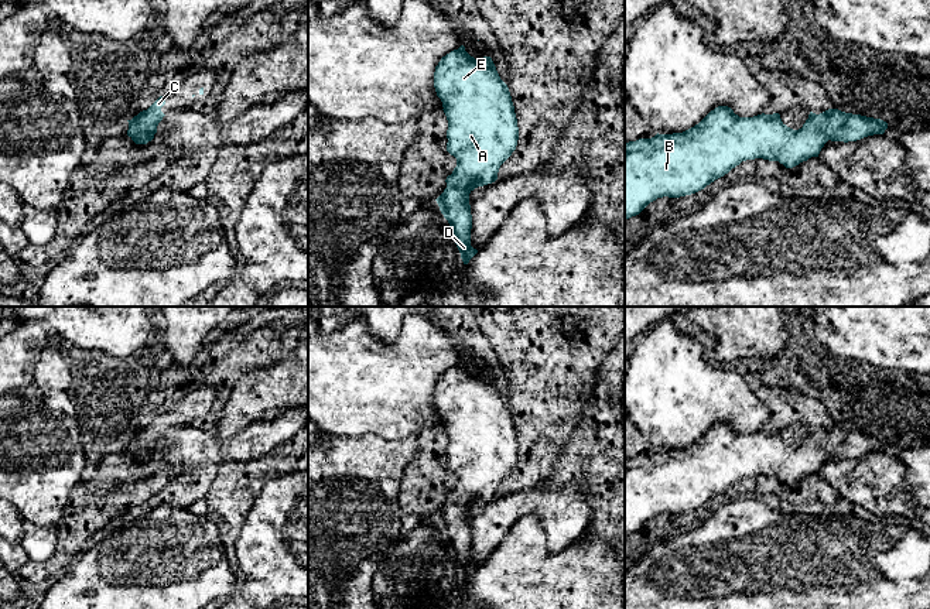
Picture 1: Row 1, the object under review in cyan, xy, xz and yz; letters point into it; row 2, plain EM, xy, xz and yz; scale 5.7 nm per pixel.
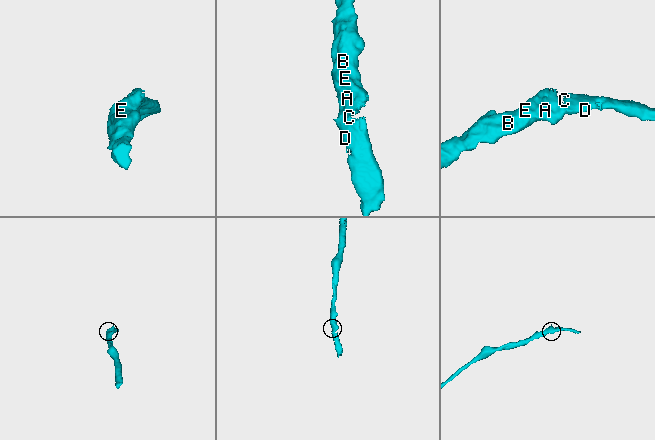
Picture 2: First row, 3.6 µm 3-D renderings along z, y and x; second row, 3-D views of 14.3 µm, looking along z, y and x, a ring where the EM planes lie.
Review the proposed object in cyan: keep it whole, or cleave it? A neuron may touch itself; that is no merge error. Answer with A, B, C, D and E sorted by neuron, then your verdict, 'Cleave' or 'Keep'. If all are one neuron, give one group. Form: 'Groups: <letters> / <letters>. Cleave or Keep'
Groups: A B C D E. Keep

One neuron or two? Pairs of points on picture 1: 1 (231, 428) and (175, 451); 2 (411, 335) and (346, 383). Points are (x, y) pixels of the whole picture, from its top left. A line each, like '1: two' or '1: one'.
1: two
2: one

